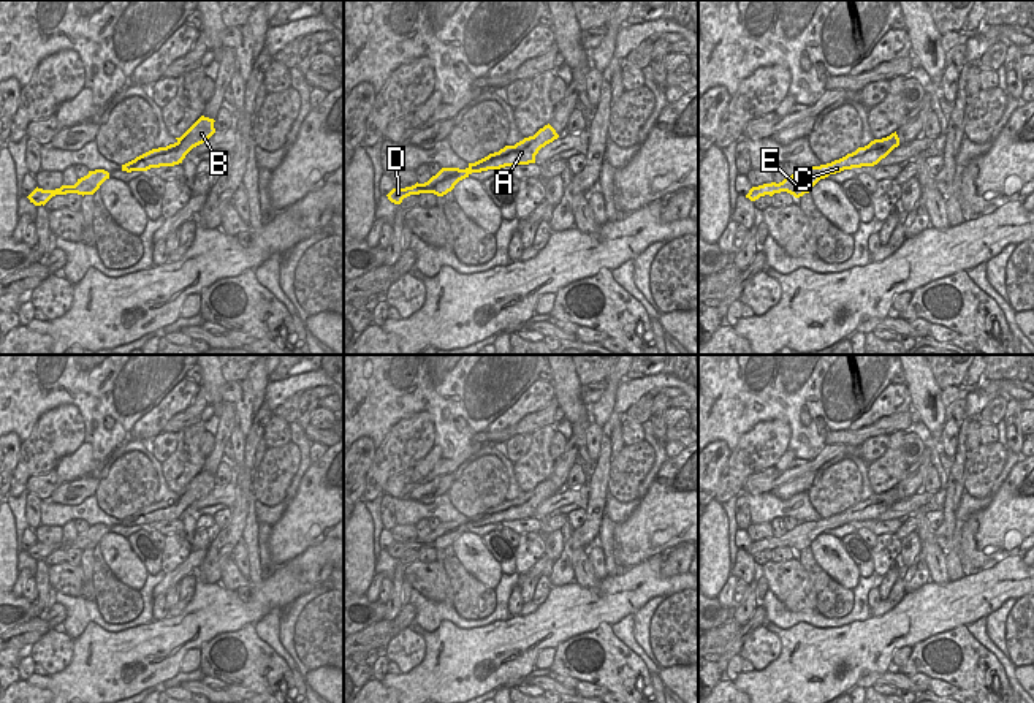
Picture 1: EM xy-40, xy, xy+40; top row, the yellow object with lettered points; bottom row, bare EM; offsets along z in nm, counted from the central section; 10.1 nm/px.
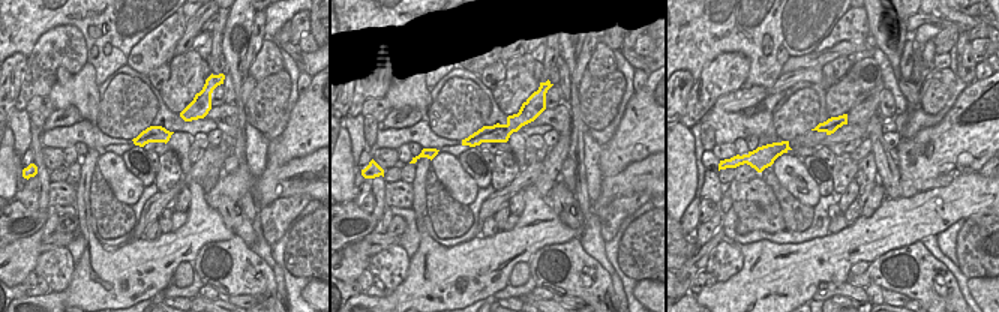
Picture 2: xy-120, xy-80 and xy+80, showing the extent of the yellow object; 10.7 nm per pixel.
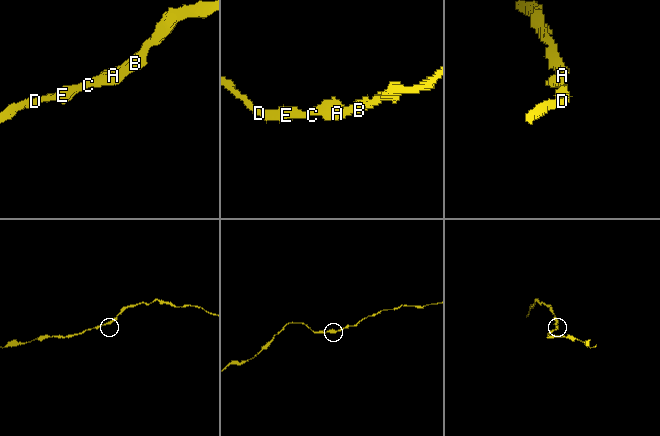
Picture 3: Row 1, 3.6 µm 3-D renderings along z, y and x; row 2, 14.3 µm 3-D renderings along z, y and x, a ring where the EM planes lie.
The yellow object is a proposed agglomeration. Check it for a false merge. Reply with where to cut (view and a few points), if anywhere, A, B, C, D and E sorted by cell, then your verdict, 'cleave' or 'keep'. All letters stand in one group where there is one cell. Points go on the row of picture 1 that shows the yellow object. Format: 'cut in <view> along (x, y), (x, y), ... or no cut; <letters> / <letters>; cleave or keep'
no cut; A B C D E; keep

